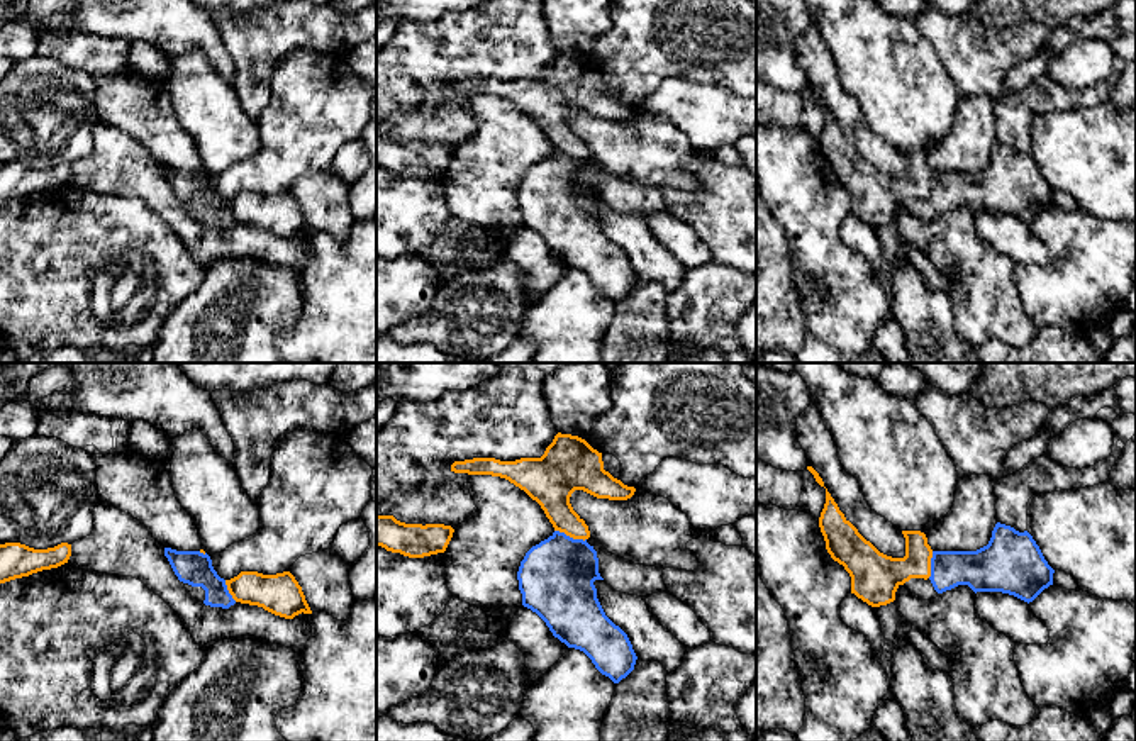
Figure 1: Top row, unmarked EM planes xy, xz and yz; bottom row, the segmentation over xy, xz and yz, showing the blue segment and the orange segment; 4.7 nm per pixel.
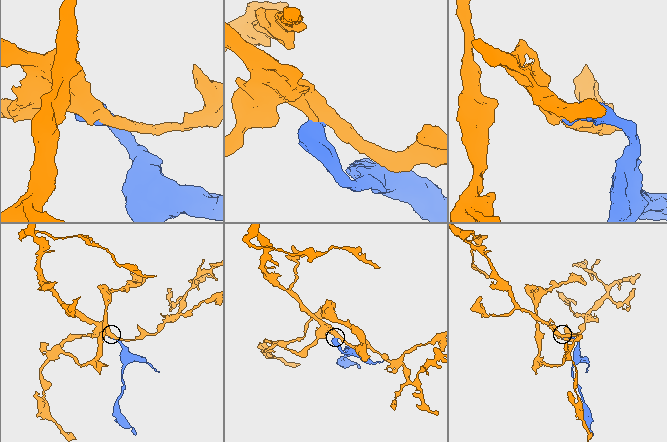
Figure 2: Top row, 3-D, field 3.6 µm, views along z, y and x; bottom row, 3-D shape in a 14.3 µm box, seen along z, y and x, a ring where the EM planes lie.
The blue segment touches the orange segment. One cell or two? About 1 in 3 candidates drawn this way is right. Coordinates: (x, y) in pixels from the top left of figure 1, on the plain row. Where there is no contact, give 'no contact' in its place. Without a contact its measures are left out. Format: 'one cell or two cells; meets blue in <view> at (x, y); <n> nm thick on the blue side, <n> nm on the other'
two cells; meets blue in xz at (568, 156); 360 nm thick on the blue side, 200 nm on the other

